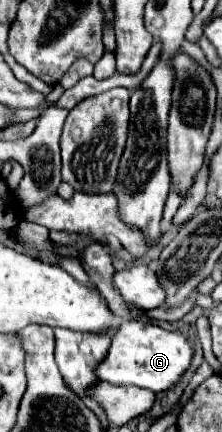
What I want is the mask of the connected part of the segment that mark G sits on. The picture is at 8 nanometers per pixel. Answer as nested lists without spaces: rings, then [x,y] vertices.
[[[129,319],[123,321],[113,333],[109,353],[101,363],[95,365],[95,375],[111,385],[135,385],[159,393],[177,383],[177,379],[189,367],[191,355],[193,349],[179,331],[167,331],[155,323]]]

